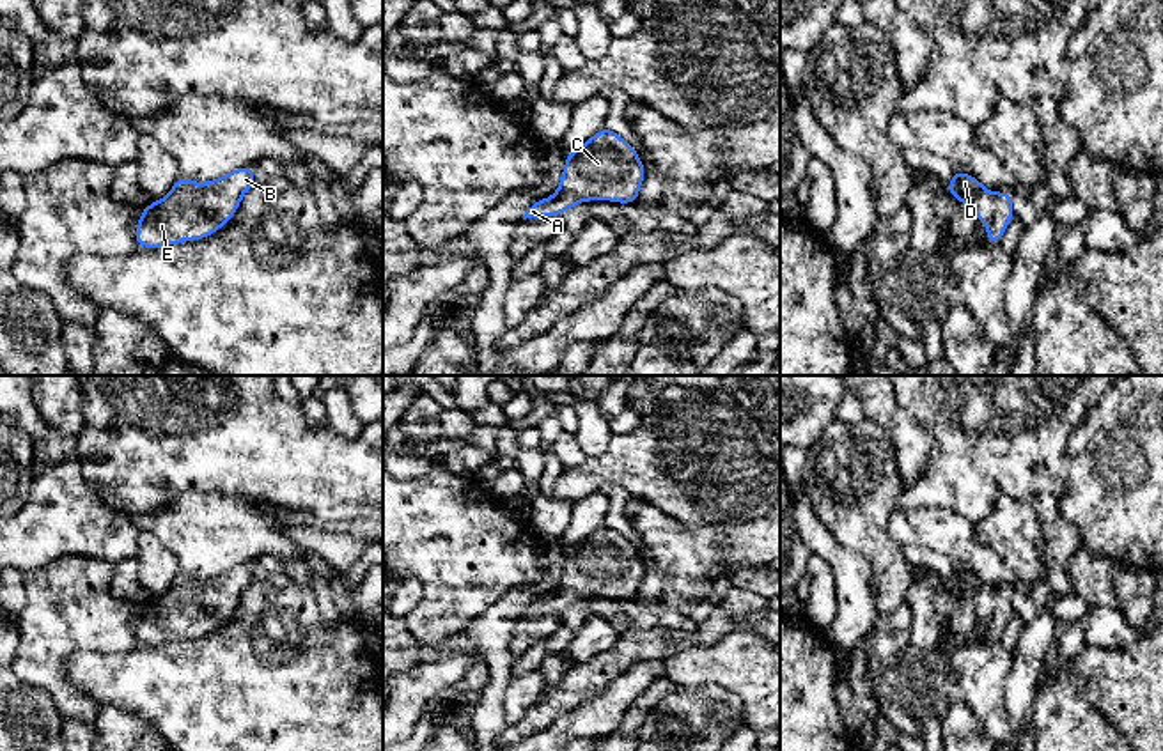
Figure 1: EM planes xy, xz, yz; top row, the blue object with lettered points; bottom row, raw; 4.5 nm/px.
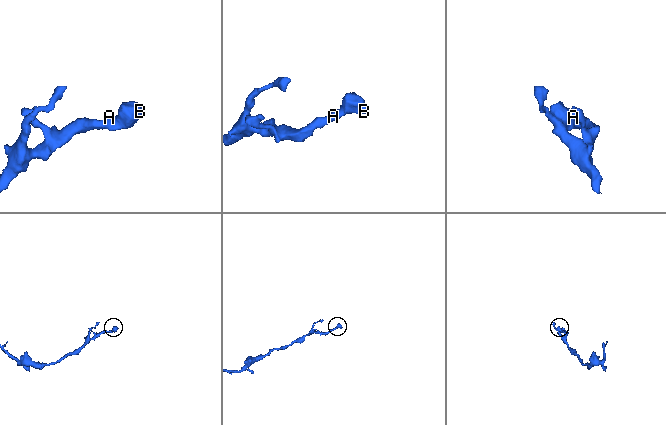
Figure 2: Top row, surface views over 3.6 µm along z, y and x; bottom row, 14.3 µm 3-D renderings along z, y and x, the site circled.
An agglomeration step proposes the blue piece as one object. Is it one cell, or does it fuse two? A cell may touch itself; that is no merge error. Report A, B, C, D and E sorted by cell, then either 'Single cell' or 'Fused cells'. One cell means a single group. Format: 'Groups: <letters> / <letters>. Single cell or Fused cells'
Groups: A B C D E. Single cell

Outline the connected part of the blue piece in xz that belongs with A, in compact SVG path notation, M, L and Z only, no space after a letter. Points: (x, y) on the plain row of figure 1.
M606 523L566 553L557 590L532 599L523 616L558 613L590 597L636 600L644 574L636 546Z

